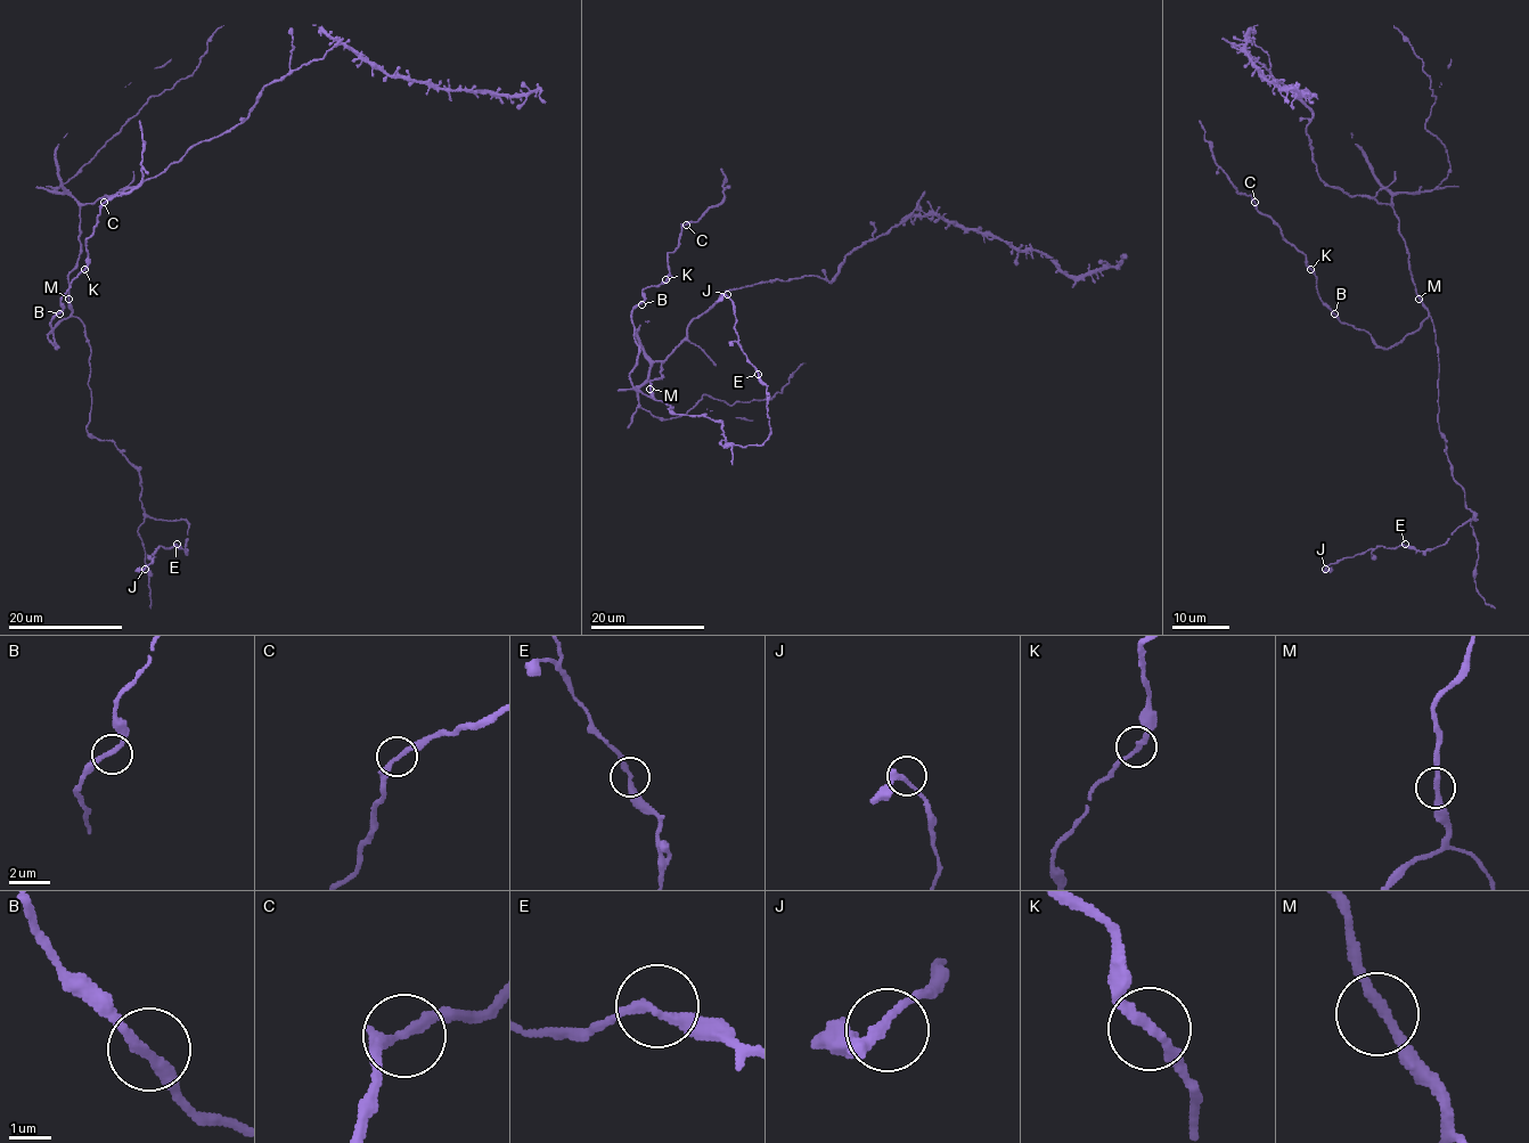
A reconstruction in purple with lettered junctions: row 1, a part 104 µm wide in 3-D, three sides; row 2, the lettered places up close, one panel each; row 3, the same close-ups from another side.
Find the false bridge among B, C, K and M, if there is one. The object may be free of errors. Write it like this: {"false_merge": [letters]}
{"false_merge": []}

